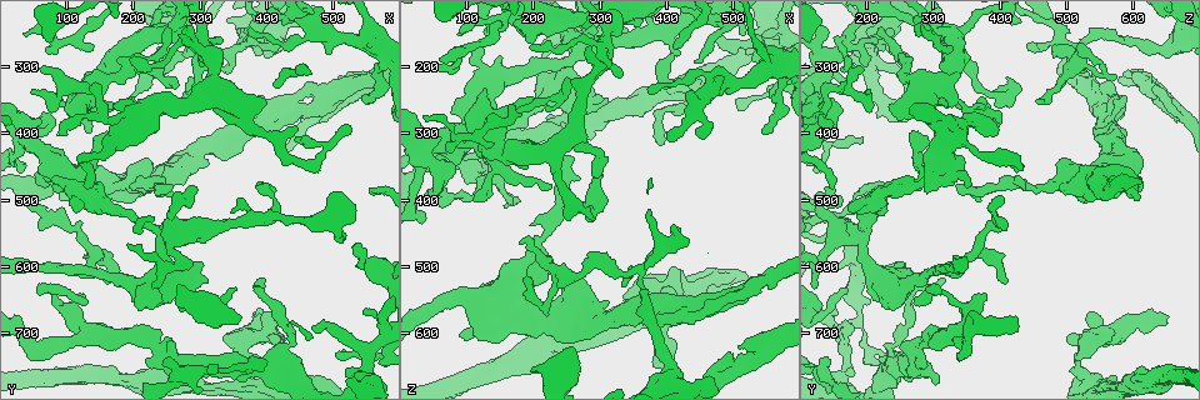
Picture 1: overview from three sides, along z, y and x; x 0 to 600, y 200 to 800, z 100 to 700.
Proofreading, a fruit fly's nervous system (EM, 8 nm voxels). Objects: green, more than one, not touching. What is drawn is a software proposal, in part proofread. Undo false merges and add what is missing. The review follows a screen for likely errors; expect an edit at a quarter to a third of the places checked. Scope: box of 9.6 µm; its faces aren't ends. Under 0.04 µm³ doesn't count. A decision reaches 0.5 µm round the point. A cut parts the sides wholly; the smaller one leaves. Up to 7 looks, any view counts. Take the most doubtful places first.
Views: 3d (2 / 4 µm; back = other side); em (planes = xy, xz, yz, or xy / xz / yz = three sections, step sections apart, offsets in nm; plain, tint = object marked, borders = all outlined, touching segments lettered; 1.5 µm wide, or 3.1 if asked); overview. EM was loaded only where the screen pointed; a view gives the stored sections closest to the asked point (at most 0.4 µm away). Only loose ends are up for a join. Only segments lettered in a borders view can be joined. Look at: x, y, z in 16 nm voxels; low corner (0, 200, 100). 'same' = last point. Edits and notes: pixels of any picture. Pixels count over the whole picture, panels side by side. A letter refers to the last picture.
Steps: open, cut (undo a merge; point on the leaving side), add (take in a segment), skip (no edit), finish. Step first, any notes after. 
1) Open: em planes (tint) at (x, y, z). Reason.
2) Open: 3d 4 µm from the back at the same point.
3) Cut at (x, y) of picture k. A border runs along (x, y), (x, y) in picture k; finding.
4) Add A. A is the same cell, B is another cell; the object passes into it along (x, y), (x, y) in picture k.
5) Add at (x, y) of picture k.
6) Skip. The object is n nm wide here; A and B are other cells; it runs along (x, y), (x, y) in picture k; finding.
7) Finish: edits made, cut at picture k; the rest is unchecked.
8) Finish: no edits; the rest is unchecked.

Open: em yz step 8 (plain) at (430, 380, 545). An open end.

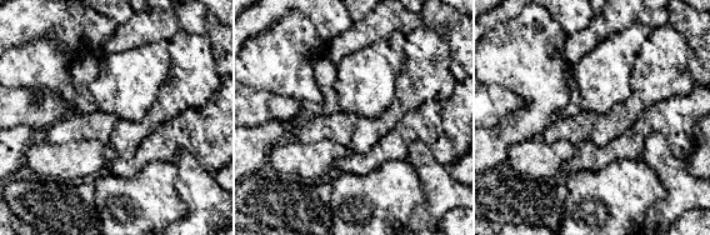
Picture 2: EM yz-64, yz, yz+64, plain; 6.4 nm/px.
Open: em yz step 8 (tint) at the same point. Where the object lies.

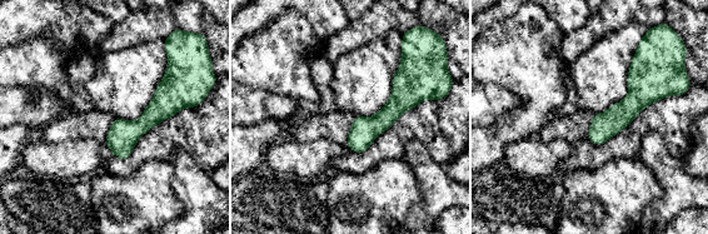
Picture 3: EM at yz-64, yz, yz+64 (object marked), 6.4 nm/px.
Open: em yz step 8 (borders) at the same point. What lies round it.

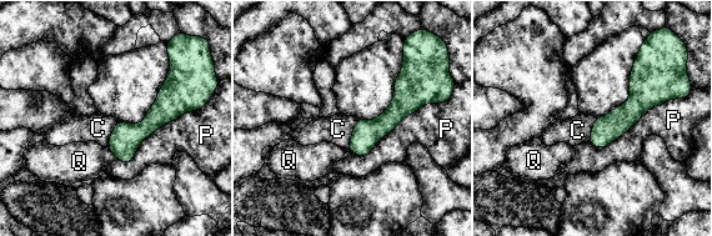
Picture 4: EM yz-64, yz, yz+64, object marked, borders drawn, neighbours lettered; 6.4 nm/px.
Skip. The object is 170 nm wide here; C, P and Q are other cells; a border runs along (359, 119), (349, 149) in picture 4; none of them fits.

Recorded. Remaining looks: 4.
Open: em xz step 4 (borders) at (500, 330, 635). An open end.

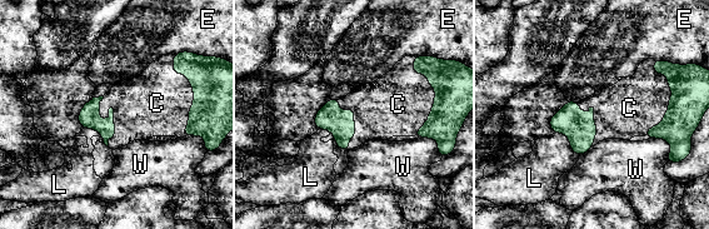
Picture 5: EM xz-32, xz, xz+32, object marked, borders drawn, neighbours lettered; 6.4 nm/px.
Add C. C is the same cell, E, L and W are other cells; the object passes into it along (226, 96), (194, 90), (158, 103) in picture 5; the neuron continues.

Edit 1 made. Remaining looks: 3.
Open: em planes (borders) at (70, 475, 350).

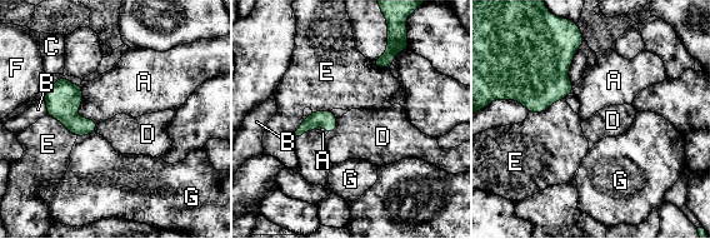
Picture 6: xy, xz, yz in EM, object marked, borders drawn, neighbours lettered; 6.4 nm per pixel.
Skip. The object is 110 nm wide here; A, B, C, D, E, F and G are other cells; a border runs along (80, 84), (76, 113), (98, 123) in picture 6; no lettered segment goes on from it.

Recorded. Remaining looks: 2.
Finish: edits made, add at picture 5; the rest is unchecked.

